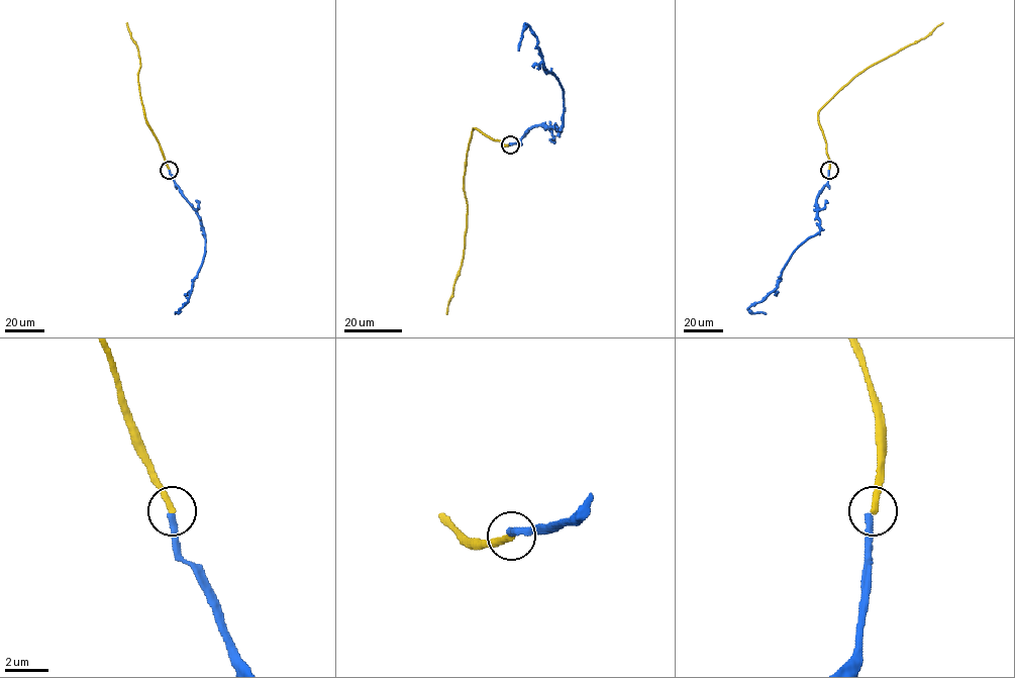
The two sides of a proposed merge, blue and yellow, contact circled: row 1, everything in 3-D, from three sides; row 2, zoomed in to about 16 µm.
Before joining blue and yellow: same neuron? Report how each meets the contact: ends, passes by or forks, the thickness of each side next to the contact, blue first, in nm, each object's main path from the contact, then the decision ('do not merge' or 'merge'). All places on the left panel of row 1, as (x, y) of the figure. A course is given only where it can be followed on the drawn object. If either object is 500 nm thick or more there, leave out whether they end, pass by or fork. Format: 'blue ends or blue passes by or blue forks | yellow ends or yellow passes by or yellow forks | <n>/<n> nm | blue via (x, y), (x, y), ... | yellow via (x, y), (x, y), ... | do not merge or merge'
blue ends | yellow ends | 320/320 nm | blue via (169, 170), (174, 183), (200, 218), (205, 238), (205, 254), (188, 301), (175, 313) | yellow via (169, 170), (145, 118), (138, 82), (137, 47), (127, 22) | do not merge

